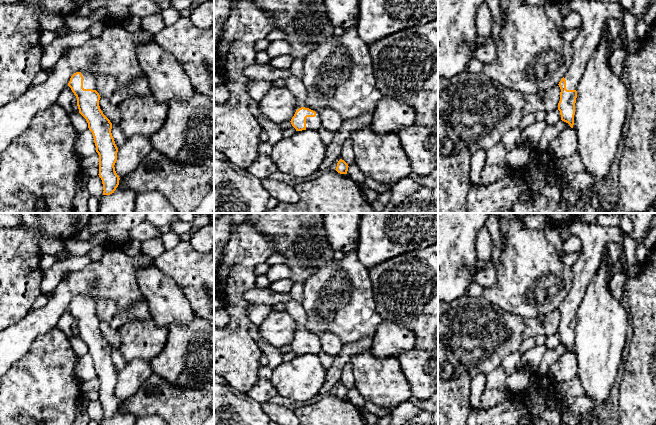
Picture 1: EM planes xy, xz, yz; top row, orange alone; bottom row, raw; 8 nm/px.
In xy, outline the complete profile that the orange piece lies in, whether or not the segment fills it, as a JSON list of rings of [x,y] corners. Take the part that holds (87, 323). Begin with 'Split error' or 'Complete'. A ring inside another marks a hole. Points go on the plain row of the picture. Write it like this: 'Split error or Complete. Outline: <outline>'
Split error. Outline: [[[82,295],[74,297],[68,310],[77,322],[79,337],[86,343],[94,361],[96,376],[99,379],[99,401],[103,408],[103,419],[114,417],[119,409],[115,395],[118,372],[111,357],[112,347],[99,330],[100,319],[96,315],[97,300]]]

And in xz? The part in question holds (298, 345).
Split error. Outline: [[[301,331],[296,334],[290,346],[296,355],[318,355],[318,353],[321,351],[321,343],[319,338],[305,331]]]

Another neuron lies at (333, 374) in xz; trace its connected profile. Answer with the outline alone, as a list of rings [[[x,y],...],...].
[[[369,336],[353,343],[343,344],[341,351],[334,358],[334,362],[326,371],[326,378],[320,389],[320,394],[326,393],[341,383],[343,367],[351,361],[354,355],[368,351],[373,344],[373,336]]]

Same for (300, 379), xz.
[[[296,355],[273,369],[270,381],[282,397],[308,401],[320,394],[326,371],[318,355]]]

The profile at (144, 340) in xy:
[[[150,319],[127,323],[118,332],[121,337],[119,351],[127,363],[138,359],[150,362],[162,352],[169,328],[158,326]]]

